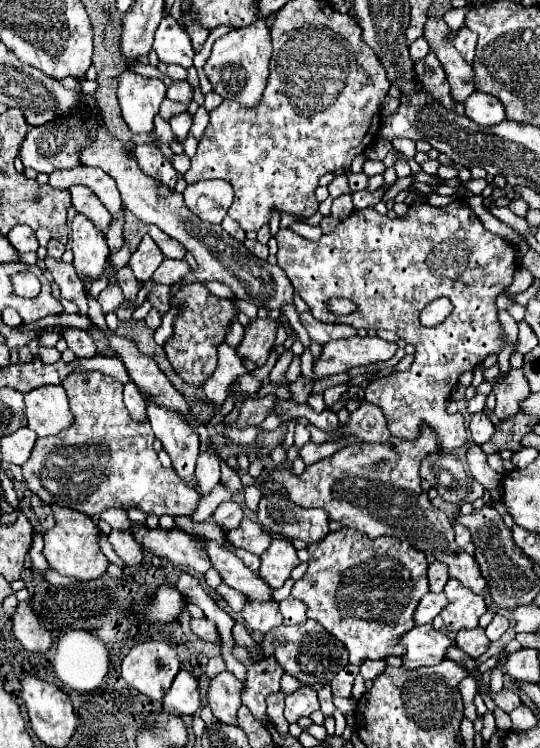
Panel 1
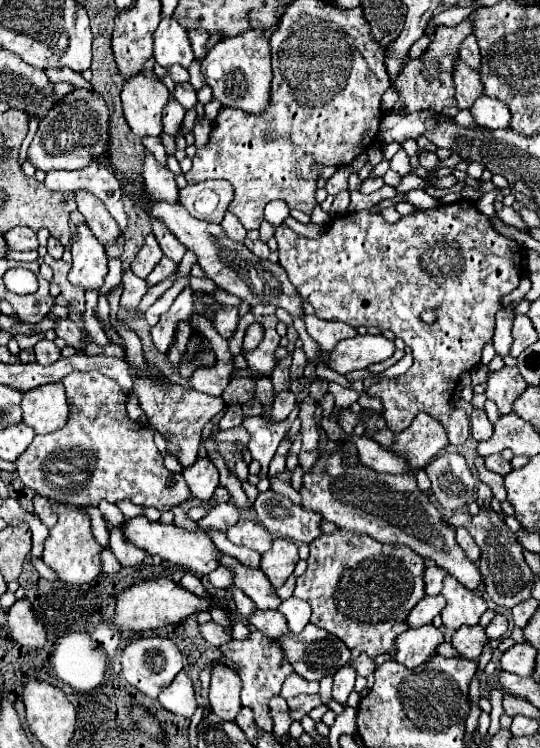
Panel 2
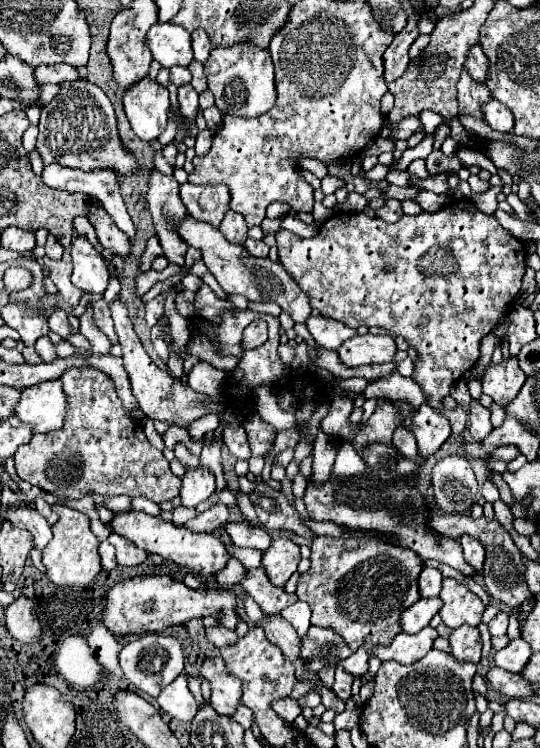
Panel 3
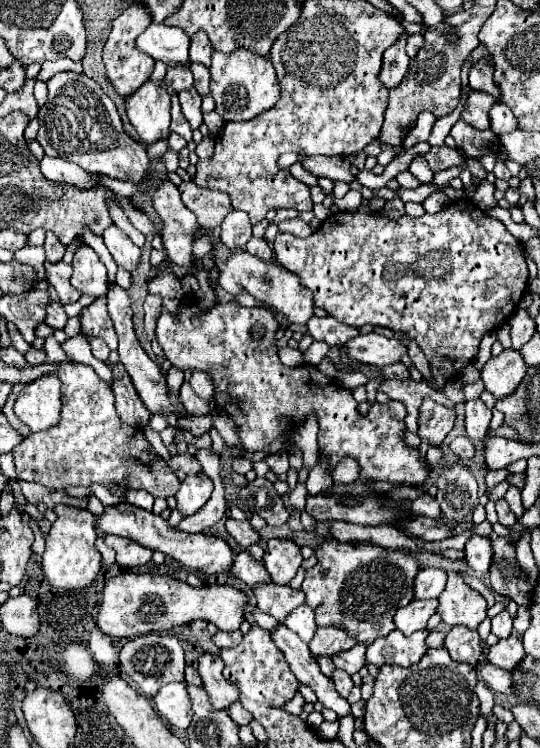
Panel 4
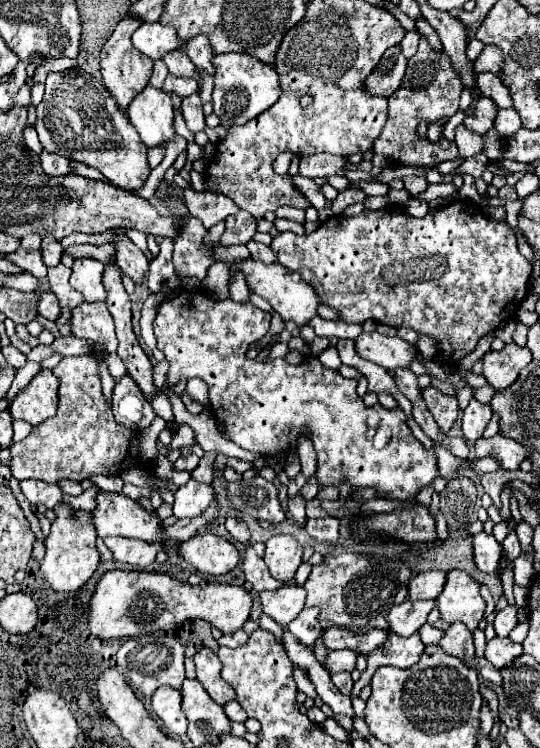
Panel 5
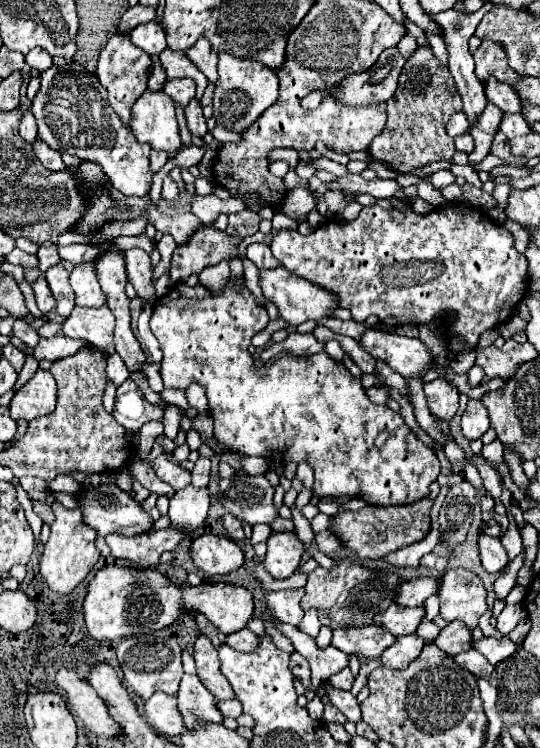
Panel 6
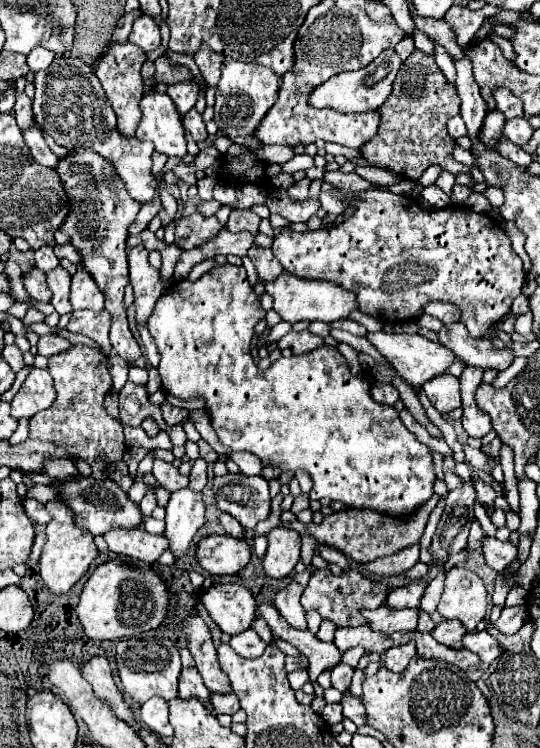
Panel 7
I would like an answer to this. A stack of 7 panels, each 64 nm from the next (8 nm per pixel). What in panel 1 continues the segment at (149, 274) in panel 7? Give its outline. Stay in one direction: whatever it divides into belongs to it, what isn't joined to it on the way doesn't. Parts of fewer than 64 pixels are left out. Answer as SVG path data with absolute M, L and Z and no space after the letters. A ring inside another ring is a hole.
M82 184L68 188L68 192L72 196L72 206L78 212L84 212L84 216L88 216L98 228L104 228L104 232L106 232L106 228L112 220L112 214L104 208L104 204L100 204L98 196L88 186L82 186Z

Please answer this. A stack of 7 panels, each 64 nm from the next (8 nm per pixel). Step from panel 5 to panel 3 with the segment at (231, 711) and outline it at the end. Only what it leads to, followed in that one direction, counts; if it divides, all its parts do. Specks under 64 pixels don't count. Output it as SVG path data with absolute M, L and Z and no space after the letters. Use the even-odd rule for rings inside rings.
M238 706L236 714L234 714L232 718L234 718L242 728L252 728L252 724L254 724L252 710L250 710L250 708L246 708L246 706Z

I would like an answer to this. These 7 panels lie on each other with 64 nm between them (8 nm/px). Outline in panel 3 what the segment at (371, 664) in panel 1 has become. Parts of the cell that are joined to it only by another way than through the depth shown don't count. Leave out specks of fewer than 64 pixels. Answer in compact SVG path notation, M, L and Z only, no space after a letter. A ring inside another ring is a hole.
M364 648L360 652L354 652L350 658L342 660L340 666L344 666L348 672L352 672L354 676L364 676L368 672L368 652L364 652Z

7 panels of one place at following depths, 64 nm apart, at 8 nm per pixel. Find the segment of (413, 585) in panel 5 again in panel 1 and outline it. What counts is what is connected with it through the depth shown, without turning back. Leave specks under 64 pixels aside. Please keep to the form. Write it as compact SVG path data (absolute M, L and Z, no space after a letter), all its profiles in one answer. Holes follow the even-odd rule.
M432 562L428 568L428 580L430 580L430 592L442 592L446 582L448 582L448 566L442 562Z

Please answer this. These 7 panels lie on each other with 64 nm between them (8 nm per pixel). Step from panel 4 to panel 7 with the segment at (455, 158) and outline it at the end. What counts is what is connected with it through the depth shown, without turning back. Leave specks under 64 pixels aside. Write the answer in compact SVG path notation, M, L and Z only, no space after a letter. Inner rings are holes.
M414 50L410 58L402 64L396 80L392 96L382 104L380 112L380 128L378 134L360 148L362 158L370 164L386 168L400 178L416 180L430 164L438 164L442 170L452 172L454 176L464 172L470 174L472 168L458 164L452 158L454 140L448 136L446 122L460 112L460 98L456 88L444 78L442 70L436 66L434 56Z

